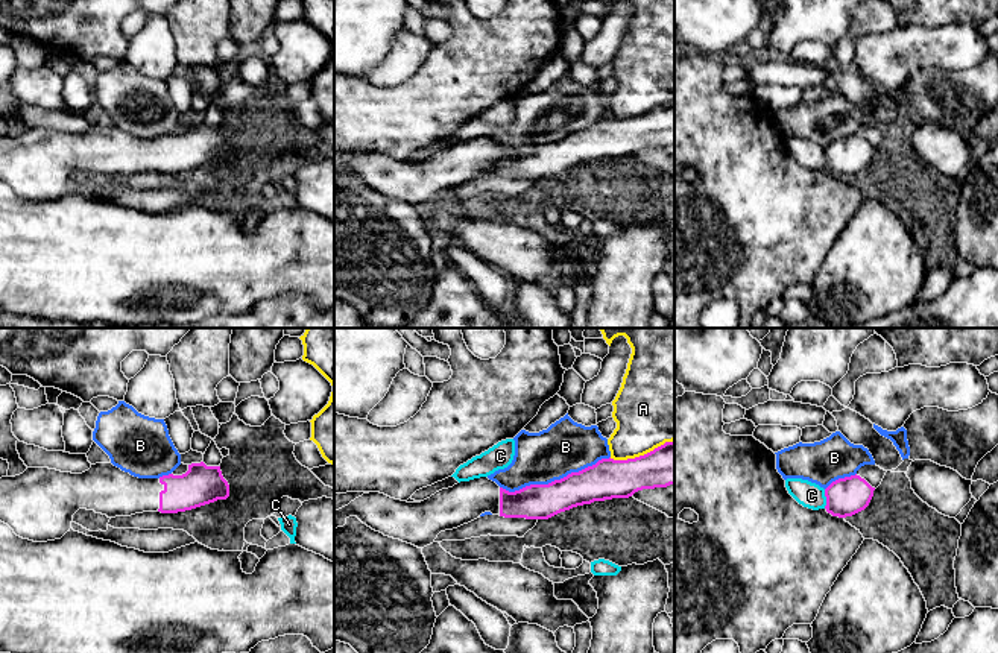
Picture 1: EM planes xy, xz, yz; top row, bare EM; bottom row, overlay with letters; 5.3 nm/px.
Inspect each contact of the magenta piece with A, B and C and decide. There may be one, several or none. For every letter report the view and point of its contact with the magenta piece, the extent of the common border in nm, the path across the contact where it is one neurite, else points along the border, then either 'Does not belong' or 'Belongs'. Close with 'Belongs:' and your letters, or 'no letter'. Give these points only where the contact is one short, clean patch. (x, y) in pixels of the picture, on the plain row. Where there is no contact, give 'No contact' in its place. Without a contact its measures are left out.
A: Touches magenta at xz (641, 116). Shared border 360 nm. Does not belong
B: Touches magenta at xz (555, 140). Shared border 600 nm. Does not belong
C: Touches magenta at yz (827, 158). Shared border 100 nm. Does not belong
Belongs: no letter

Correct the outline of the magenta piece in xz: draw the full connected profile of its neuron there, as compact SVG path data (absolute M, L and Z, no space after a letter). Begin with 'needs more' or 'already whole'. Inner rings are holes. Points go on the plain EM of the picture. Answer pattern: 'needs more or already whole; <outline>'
needs more; M674 100L635 118L602 118L561 140L515 152L480 137L442 149L421 162L395 159L380 152L363 153L334 172L334 188L343 187L349 176L357 176L384 196L424 208L441 191L468 184L485 172L504 178L548 179L577 166L629 158L638 150L670 144L674 144Z

